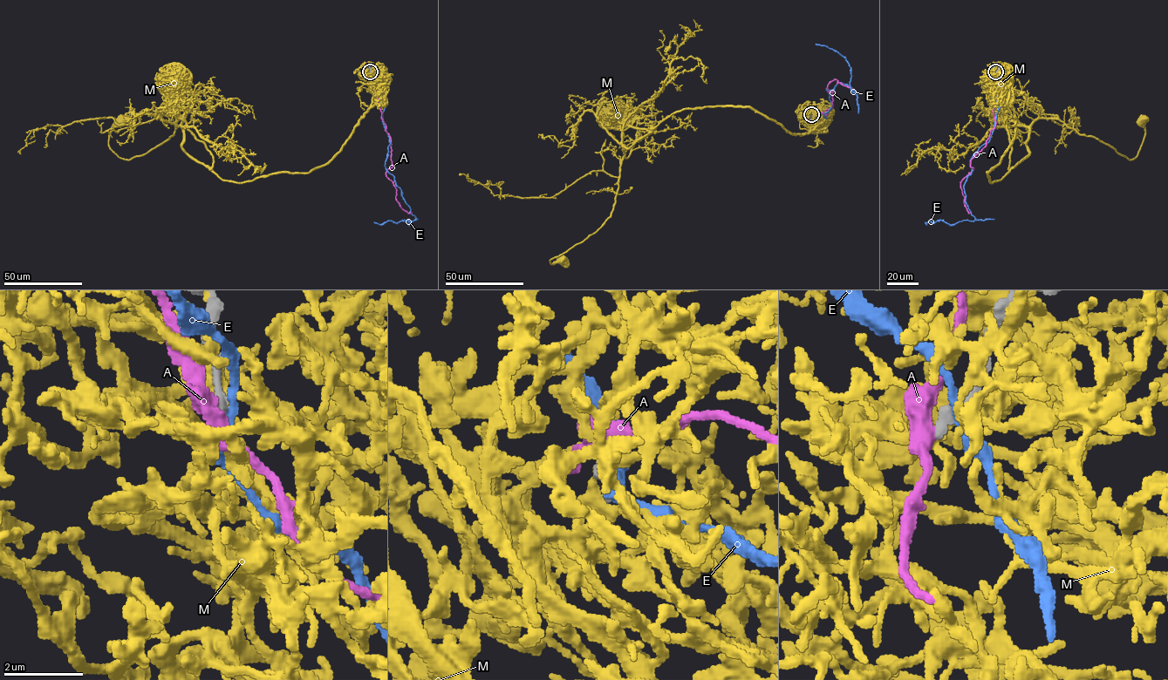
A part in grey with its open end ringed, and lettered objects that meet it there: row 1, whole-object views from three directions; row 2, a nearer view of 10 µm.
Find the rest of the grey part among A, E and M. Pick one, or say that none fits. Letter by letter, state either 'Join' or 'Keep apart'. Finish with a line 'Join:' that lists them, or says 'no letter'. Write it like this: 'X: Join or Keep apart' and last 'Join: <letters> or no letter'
A: Keep apart
E: Keep apart
M: Keep apart
Join: no letter

